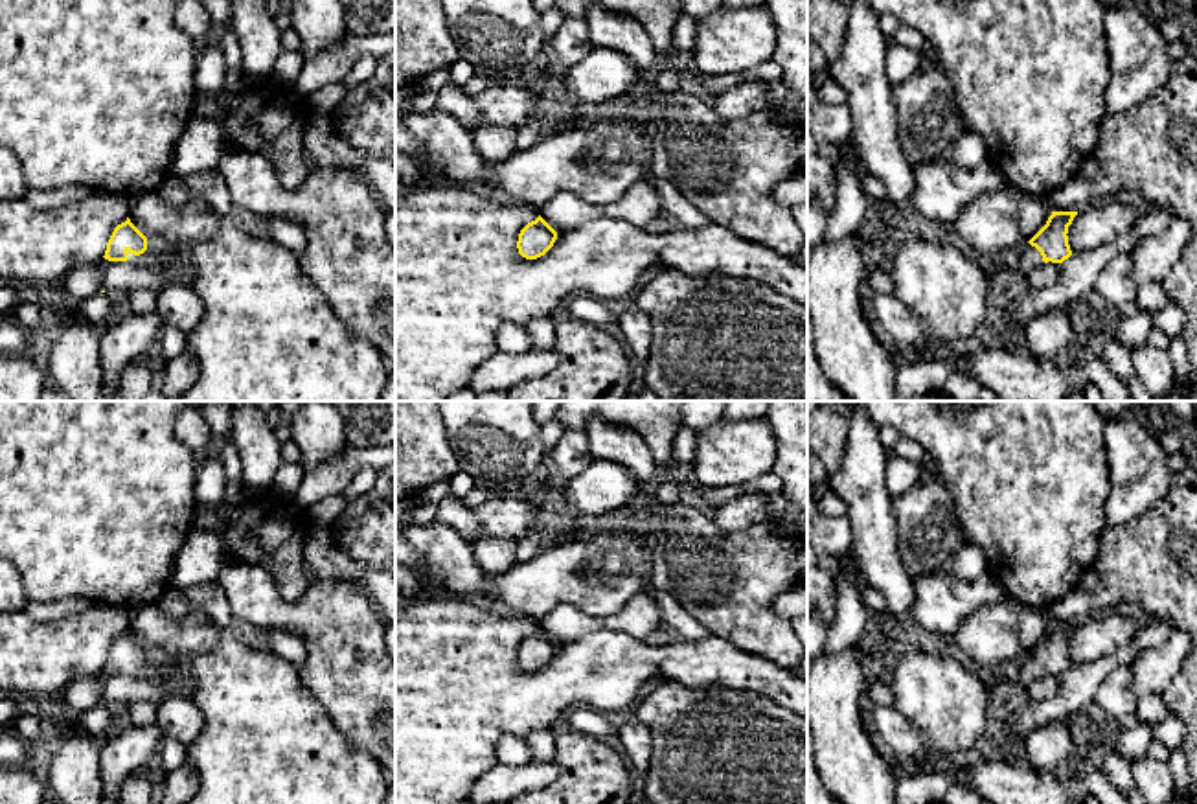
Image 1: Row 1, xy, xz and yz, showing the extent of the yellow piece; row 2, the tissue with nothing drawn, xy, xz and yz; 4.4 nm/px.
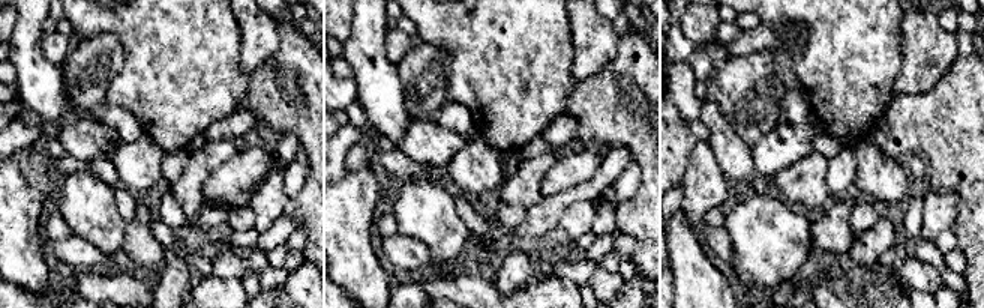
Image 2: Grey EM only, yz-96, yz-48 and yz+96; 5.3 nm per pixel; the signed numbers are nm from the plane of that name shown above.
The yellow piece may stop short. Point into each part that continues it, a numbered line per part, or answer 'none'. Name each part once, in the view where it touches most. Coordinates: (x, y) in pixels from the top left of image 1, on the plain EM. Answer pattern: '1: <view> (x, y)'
1: xy (148, 672)

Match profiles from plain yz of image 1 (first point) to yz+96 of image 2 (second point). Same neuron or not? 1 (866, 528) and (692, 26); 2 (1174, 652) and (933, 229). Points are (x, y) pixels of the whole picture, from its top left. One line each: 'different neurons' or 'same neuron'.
1: different neurons
2: same neuron

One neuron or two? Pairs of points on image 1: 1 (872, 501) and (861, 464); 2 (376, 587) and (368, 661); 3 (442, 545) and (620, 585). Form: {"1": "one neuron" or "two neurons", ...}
{"1": "one neuron", "2": "two neurons", "3": "one neuron"}

